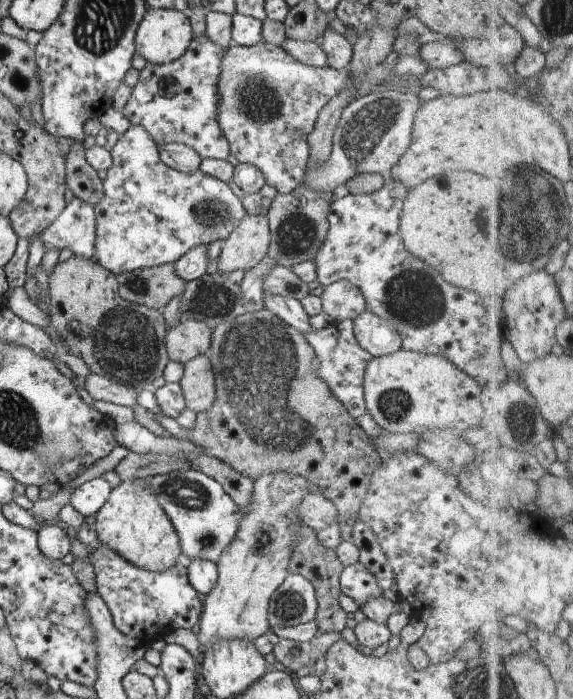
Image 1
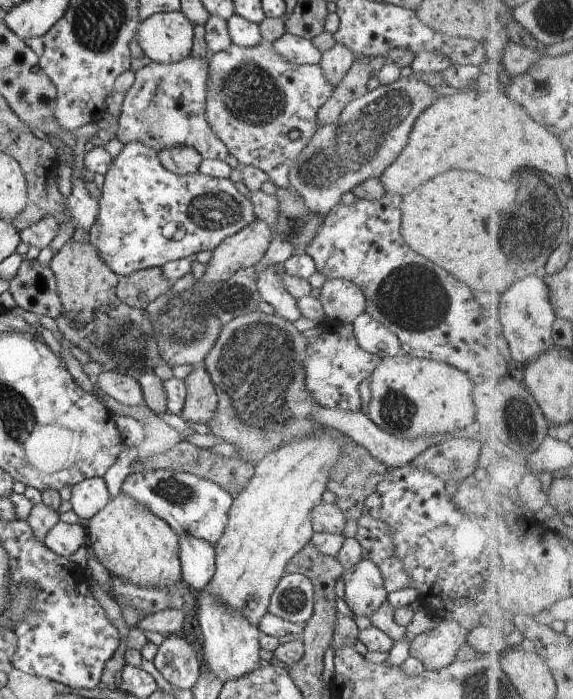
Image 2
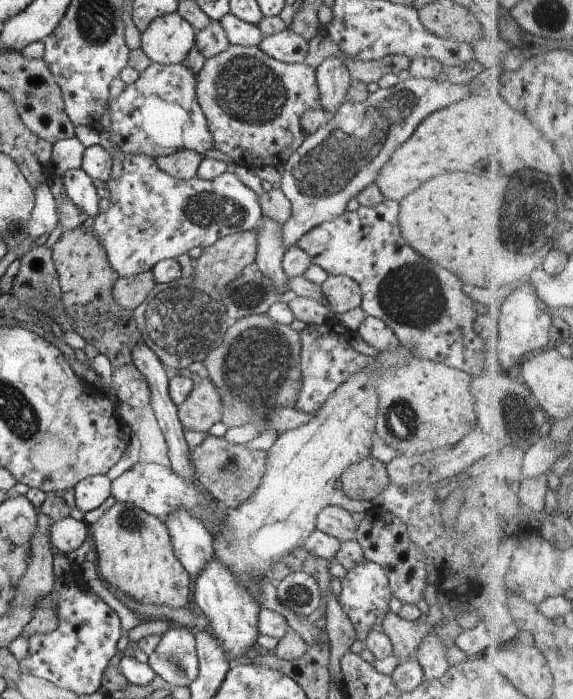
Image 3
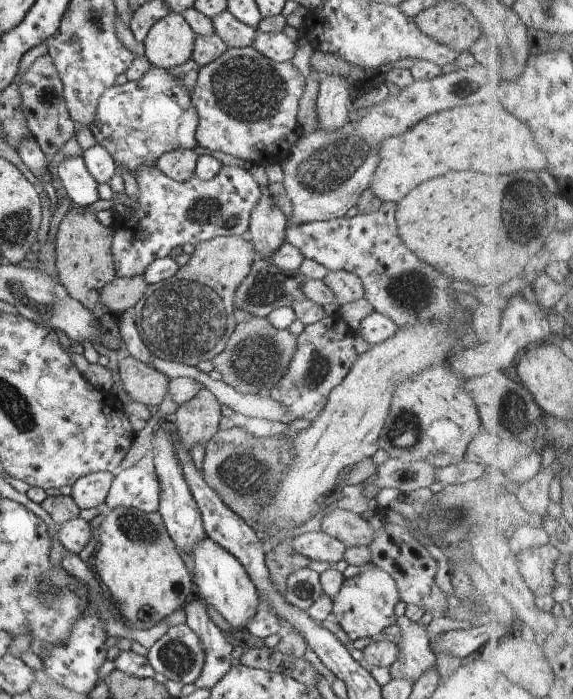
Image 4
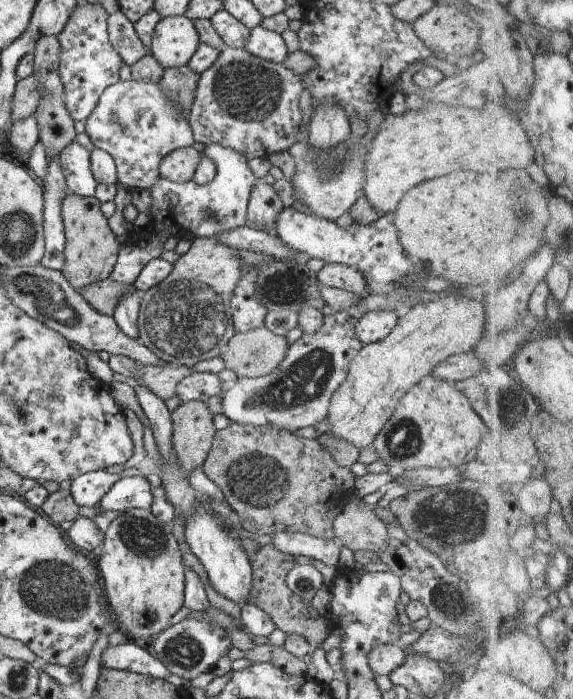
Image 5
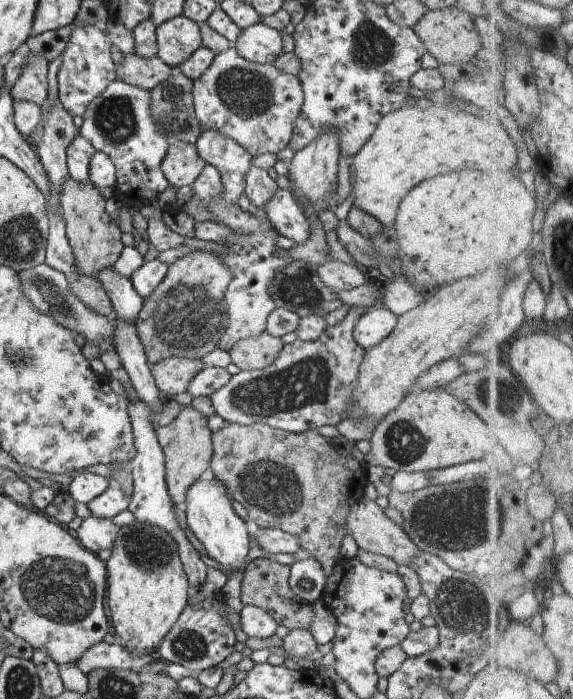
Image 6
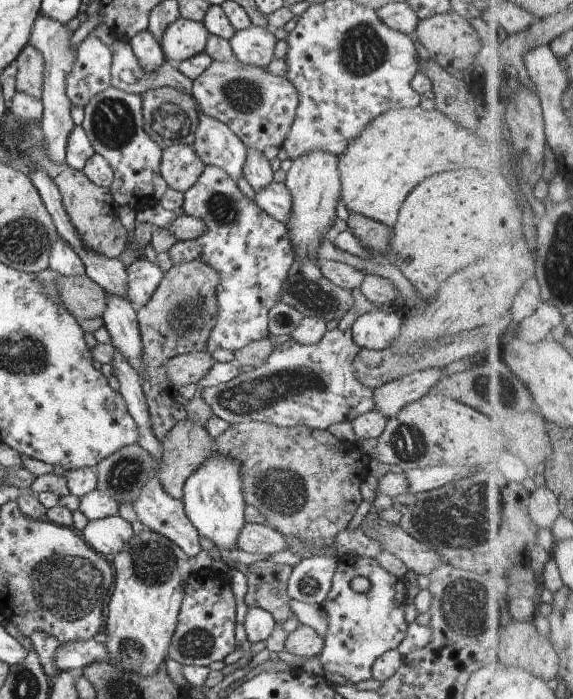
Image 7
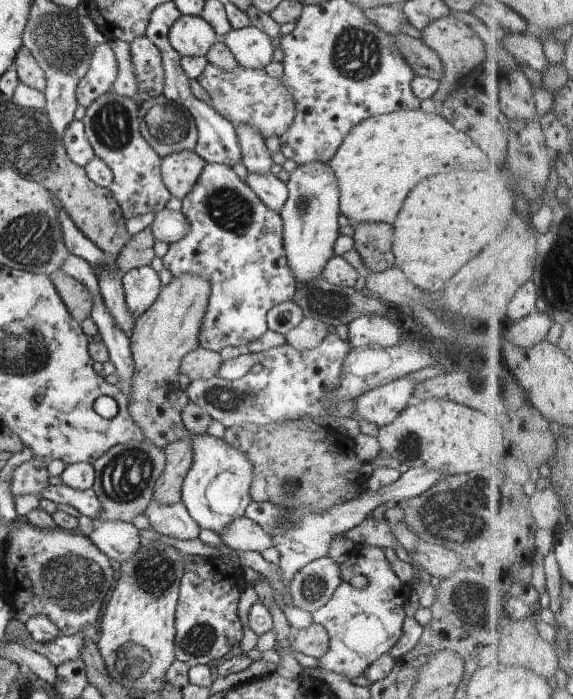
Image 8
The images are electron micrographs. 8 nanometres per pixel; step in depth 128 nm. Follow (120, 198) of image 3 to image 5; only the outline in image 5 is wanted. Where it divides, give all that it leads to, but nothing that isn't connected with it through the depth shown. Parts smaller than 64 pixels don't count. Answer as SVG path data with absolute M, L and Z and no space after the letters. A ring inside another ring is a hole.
M222 143L205 145L204 154L213 156L216 165L216 176L205 185L196 184L193 180L187 183L175 183L160 177L150 188L153 198L151 225L147 234L136 236L134 241L121 244L116 264L113 266L110 278L120 281L130 287L134 285L140 271L162 251L161 236L189 239L214 237L215 234L232 230L248 224L247 204L253 184L257 179L248 167L246 155L224 146ZM140 238L148 238L152 244L142 248L138 245Z

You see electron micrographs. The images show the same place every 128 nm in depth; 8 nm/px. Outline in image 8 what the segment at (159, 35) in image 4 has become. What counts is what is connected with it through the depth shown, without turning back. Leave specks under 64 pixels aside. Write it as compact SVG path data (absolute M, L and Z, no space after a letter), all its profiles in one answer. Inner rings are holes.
M181 15L168 34L170 46L180 57L202 57L217 42L216 32L200 16Z

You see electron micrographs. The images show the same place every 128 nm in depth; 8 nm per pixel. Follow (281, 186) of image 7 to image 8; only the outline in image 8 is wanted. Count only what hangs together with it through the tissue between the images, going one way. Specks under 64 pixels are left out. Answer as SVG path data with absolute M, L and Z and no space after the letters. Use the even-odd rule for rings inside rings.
M272 172L268 174L250 174L246 176L245 184L258 196L258 200L272 210L279 213L286 200L288 200L288 188Z

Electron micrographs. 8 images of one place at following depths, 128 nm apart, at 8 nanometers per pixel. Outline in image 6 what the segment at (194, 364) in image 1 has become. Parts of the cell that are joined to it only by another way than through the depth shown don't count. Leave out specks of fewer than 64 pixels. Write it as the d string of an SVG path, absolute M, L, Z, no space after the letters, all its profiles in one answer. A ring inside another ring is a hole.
M184 406L178 413L178 416L172 423L162 425L154 425L155 431L158 436L158 444L161 444L162 452L165 453L165 481L167 489L173 504L180 510L185 510L185 500L187 490L195 483L208 466L211 466L211 460L213 455L213 442L211 439L212 432L208 427L208 418L203 416L199 411L191 406Z

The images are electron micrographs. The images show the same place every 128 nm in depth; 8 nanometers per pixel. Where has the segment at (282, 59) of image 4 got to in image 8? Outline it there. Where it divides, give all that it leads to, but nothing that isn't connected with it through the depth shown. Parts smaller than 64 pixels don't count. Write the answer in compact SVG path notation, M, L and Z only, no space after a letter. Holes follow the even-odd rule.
M248 26L238 30L230 30L226 36L220 38L226 46L230 48L230 52L234 54L234 59L239 66L246 69L265 69L273 60L274 46L271 37L256 26Z

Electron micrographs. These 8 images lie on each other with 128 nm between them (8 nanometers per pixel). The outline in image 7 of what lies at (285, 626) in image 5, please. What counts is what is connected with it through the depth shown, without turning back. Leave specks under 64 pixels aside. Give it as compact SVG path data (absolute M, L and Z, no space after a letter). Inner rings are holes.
M256 561L247 572L245 604L266 609L278 623L296 615L290 610L287 582L293 567L271 561Z

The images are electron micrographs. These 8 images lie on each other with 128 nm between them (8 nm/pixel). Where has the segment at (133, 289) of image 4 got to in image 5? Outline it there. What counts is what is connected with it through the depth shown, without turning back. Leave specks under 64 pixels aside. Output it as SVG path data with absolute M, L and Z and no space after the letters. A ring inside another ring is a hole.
M108 277L82 287L79 293L95 311L103 315L113 316L115 306L118 304L121 296L128 291L129 287L120 281L113 281Z

